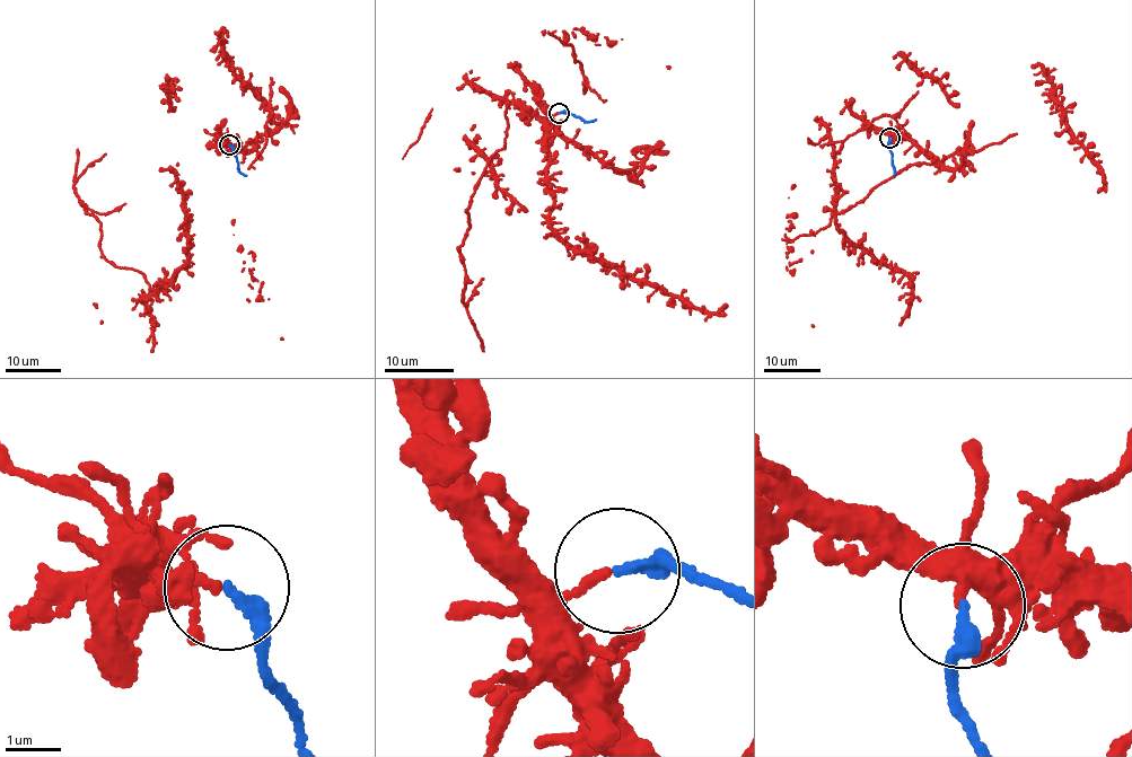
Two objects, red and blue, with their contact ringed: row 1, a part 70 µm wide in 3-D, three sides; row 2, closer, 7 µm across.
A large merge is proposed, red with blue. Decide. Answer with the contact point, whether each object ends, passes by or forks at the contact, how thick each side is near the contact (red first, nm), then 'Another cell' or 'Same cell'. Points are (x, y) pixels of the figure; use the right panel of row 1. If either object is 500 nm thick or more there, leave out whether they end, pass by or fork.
Place: (889, 138). At the ring red ends. At the ring blue ends. Thickness 160 nm (red) against 280 nm. Another cell

